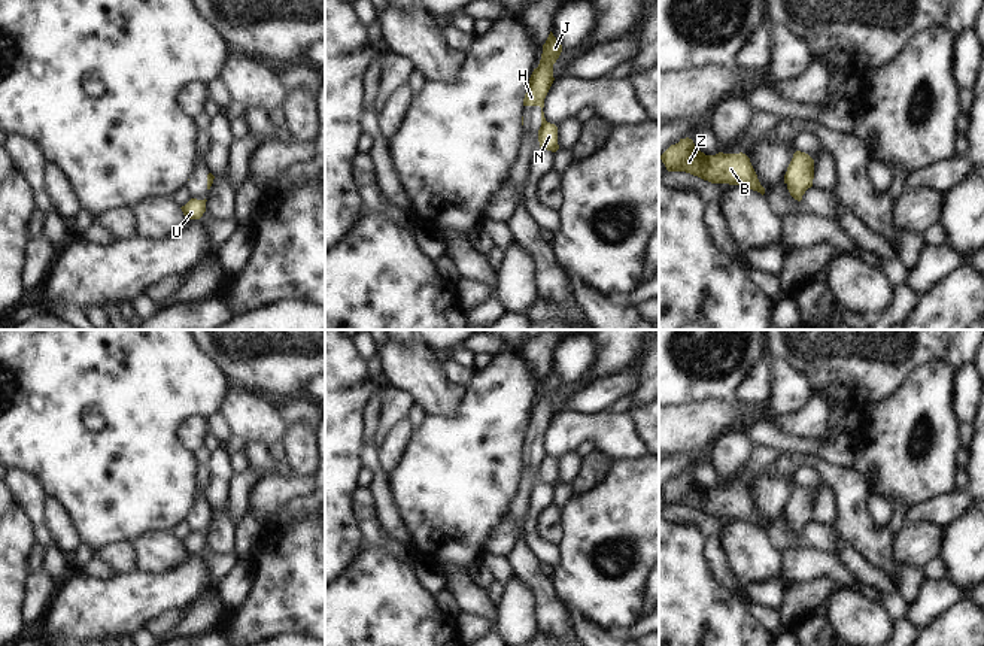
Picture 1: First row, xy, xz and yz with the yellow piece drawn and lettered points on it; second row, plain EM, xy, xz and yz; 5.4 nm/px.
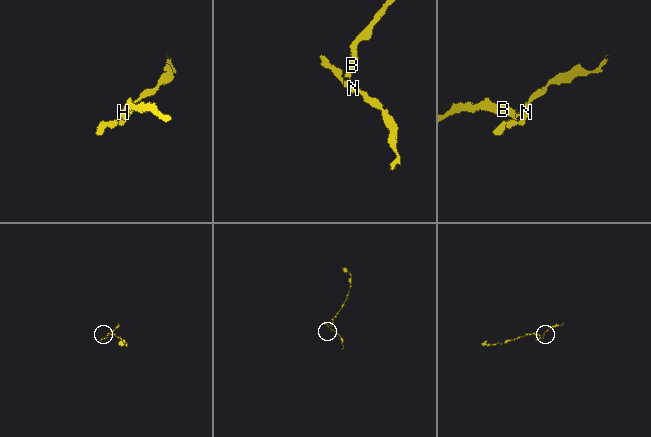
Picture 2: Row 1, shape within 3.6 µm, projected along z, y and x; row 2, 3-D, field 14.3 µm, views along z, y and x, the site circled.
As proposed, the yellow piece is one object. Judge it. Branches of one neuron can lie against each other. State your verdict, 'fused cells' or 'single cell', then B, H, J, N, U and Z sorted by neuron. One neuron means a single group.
fused cells | B H J Z / N U

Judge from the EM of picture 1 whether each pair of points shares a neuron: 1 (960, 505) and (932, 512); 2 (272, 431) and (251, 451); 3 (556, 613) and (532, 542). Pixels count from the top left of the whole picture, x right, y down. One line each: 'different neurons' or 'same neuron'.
1: same neuron
2: different neurons
3: different neurons

